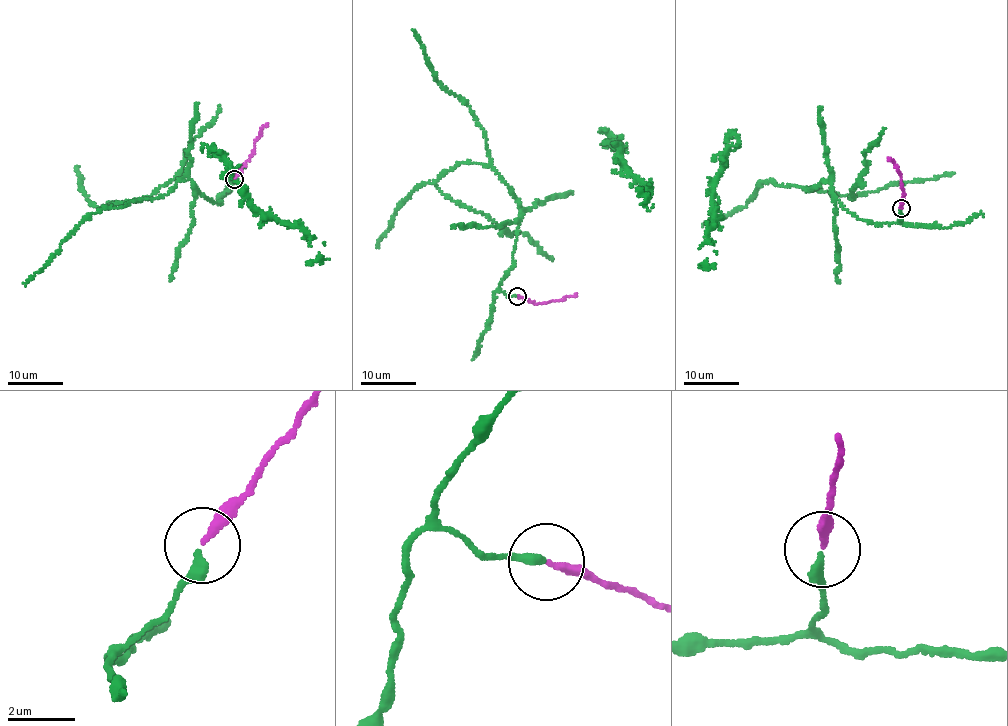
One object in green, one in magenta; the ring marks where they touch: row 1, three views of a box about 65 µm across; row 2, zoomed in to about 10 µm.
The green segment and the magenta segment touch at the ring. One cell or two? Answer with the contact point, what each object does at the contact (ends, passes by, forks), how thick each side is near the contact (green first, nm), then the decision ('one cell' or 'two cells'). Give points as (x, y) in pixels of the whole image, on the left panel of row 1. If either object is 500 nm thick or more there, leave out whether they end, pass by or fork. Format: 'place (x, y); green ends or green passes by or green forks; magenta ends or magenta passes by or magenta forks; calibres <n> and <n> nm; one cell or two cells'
place (234, 179); green ends; magenta ends; calibres 300 and 200 nm; one cell

